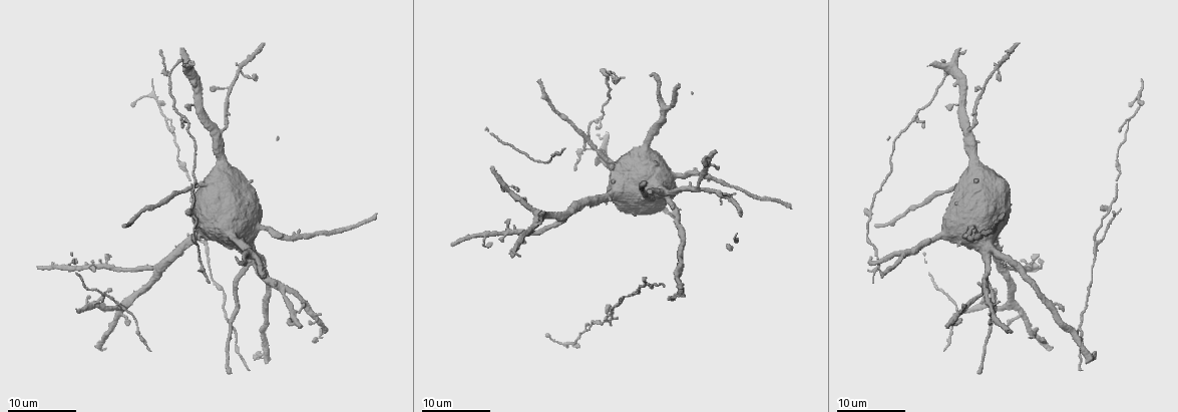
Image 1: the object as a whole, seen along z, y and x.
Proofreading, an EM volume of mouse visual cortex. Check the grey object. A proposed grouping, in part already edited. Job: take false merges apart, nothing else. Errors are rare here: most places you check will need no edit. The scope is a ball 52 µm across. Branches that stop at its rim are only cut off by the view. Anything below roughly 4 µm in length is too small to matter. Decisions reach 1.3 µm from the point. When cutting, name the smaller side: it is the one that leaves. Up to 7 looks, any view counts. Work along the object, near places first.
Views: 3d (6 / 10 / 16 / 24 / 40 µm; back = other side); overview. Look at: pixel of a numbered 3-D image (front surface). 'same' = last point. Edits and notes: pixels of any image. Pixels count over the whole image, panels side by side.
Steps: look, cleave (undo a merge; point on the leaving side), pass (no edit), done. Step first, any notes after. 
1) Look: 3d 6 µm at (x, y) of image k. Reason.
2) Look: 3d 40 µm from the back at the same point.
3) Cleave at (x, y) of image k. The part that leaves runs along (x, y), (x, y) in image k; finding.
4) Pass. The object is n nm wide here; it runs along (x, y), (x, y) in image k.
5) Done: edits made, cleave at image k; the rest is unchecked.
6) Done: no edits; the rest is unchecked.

Look: 3d 16 µm at (582, 333) of image 1. Three-way junction.

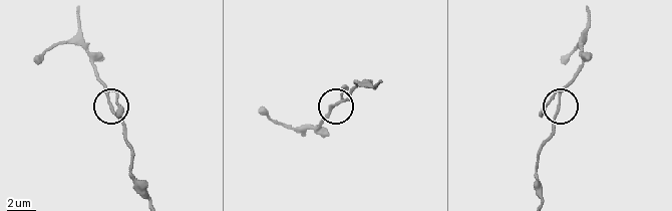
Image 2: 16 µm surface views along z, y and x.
Pass. It runs along (151, 202), (131, 170), (129, 145), (121, 120), (95, 74) in image 2; all the same neuron.

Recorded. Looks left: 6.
Look: 3d 10 µm at (1096, 241) of image 1. Three arms meet.

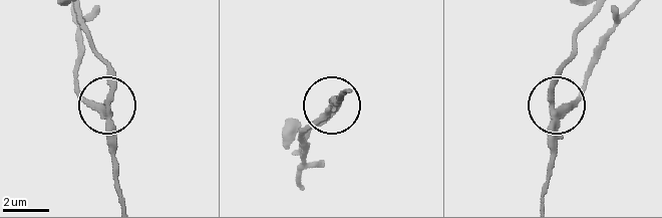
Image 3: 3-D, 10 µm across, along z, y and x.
Look: 3d 10 µm from the back at (105, 108) of image 3.

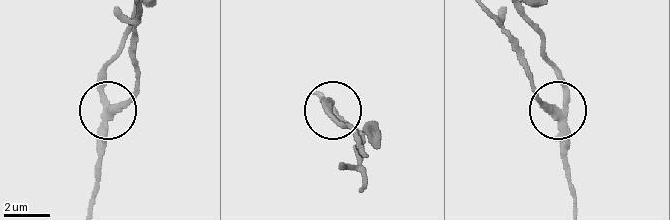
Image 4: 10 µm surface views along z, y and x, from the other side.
Cleave at (132, 98) of image 4. The side arm is 7 µm long; the part that leaves runs along (109, 112), (136, 83), (136, 14) in image 4; two neurons meet here.

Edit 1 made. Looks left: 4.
Look: overview.

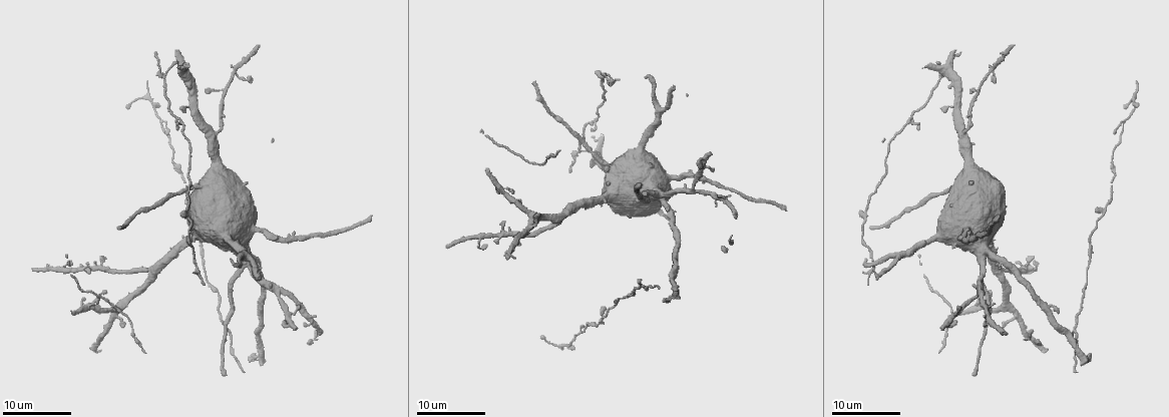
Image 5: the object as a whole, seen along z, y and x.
Look: 3d 10 µm at (659, 195) of image 5. Small branch off a trunk.

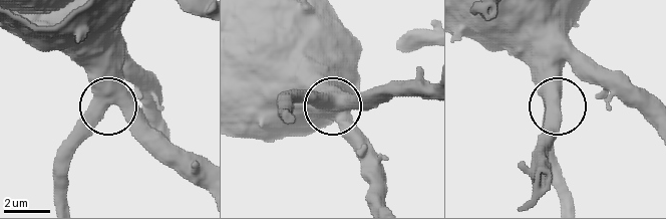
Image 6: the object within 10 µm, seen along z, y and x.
Pass. The side arm is 18 µm long; continuous, no second neuron.

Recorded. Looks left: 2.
Done: edits made, cleave at image 4; the rest is unchecked.

